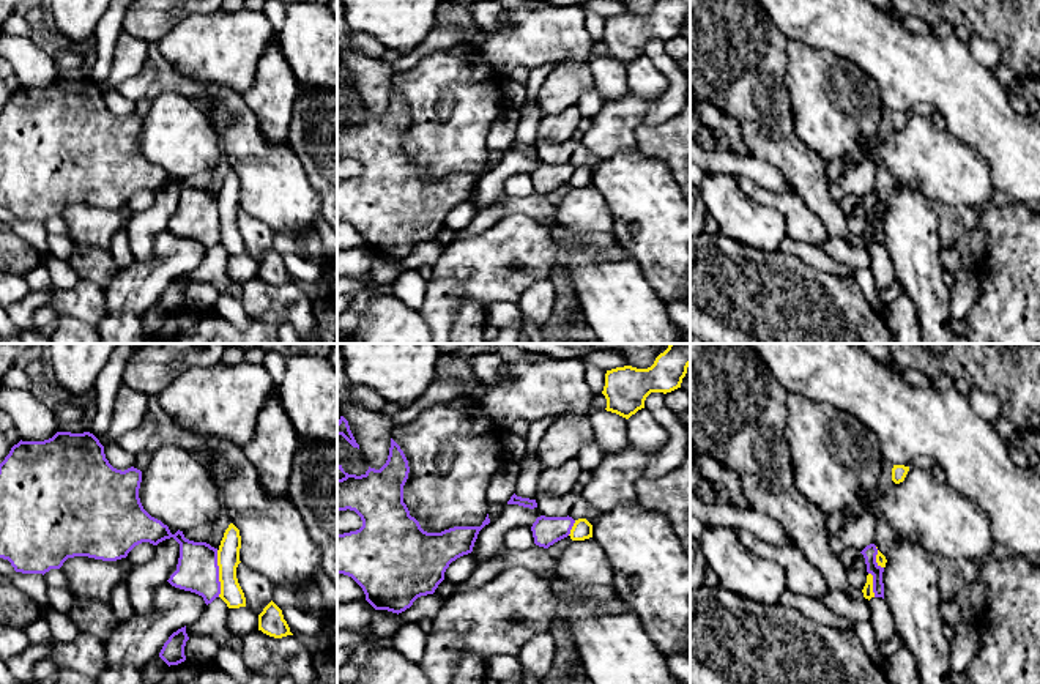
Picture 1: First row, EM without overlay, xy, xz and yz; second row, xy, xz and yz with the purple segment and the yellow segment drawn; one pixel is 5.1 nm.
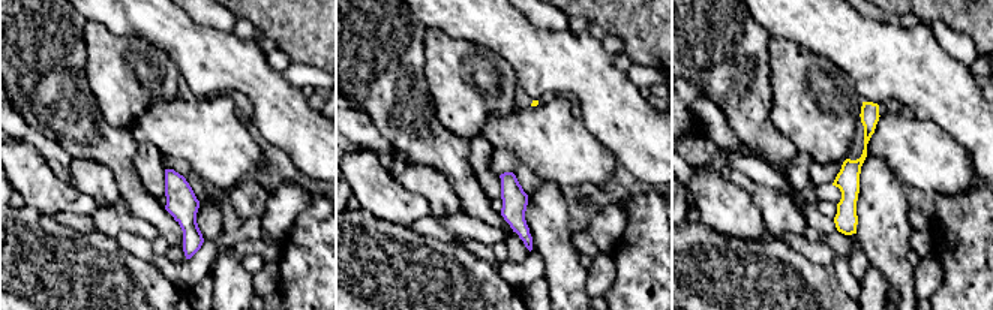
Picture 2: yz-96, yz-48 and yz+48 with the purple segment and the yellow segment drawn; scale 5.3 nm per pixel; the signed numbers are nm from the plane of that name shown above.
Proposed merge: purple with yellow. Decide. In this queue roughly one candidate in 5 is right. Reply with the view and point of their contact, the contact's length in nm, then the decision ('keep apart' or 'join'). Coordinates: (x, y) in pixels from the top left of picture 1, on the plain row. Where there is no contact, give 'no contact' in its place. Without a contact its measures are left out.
xy (218, 221) | 240 nm | keep apart

